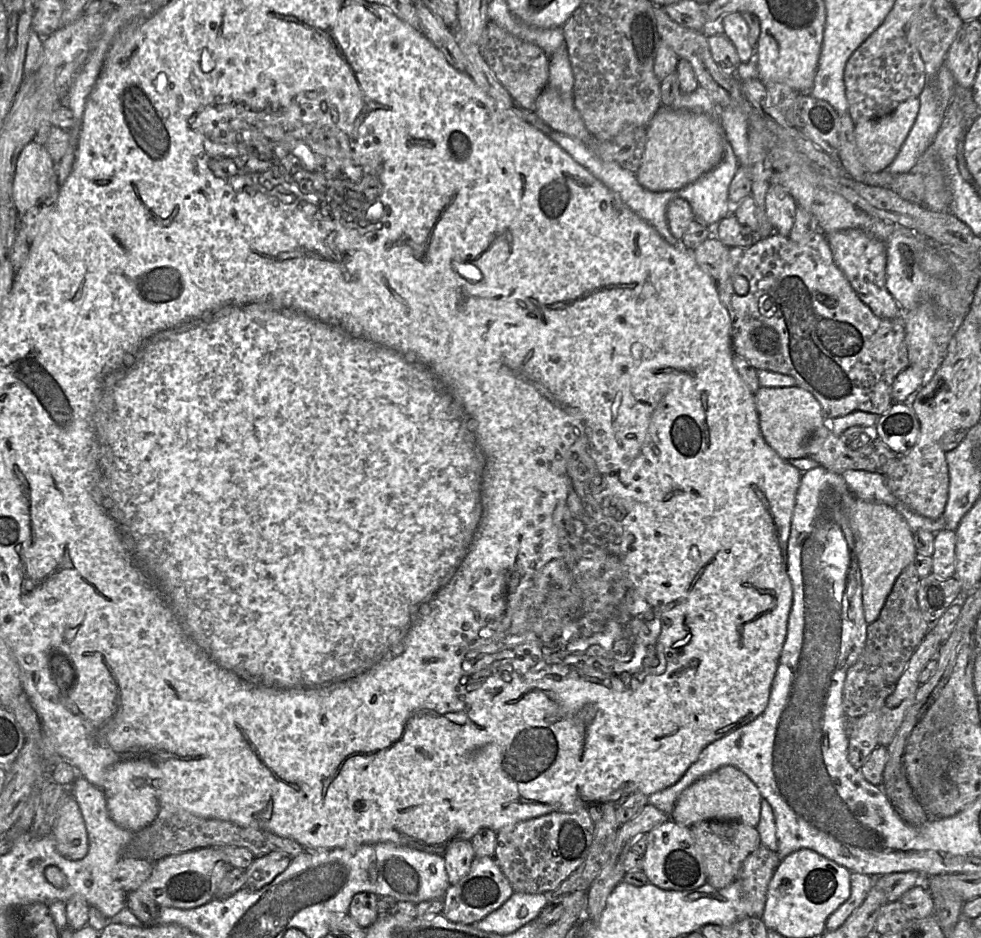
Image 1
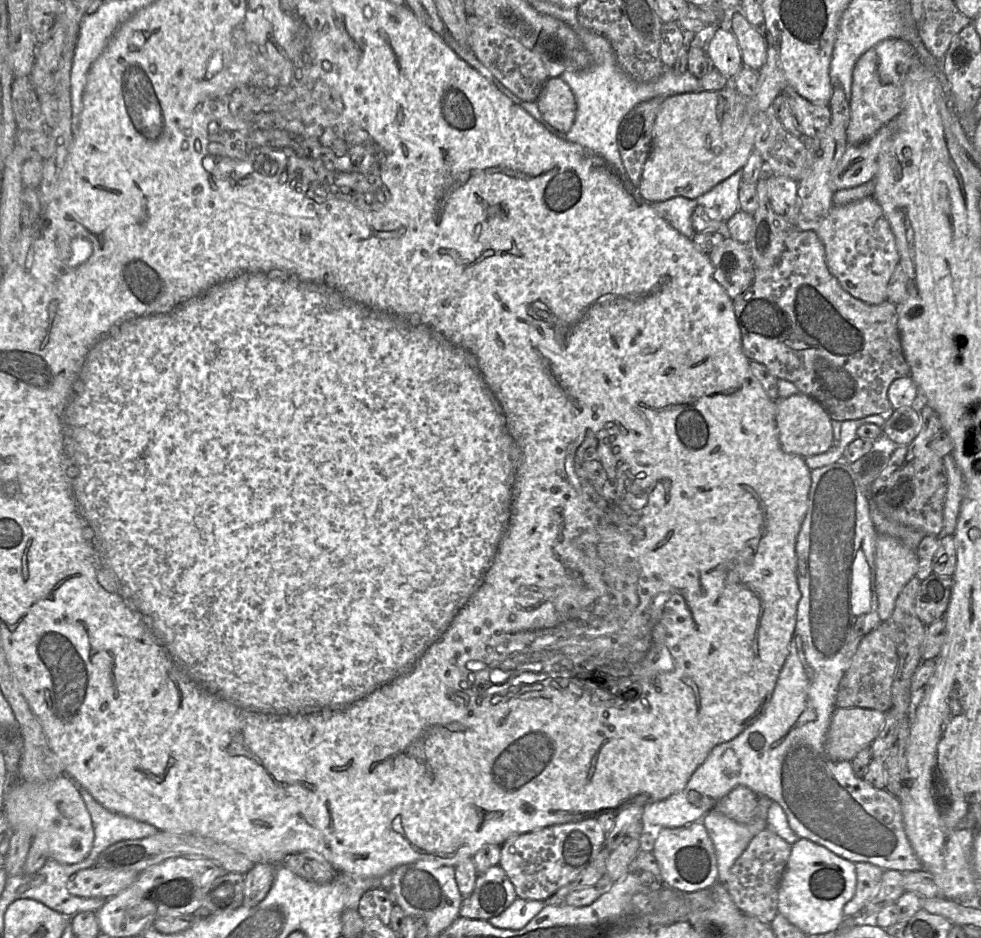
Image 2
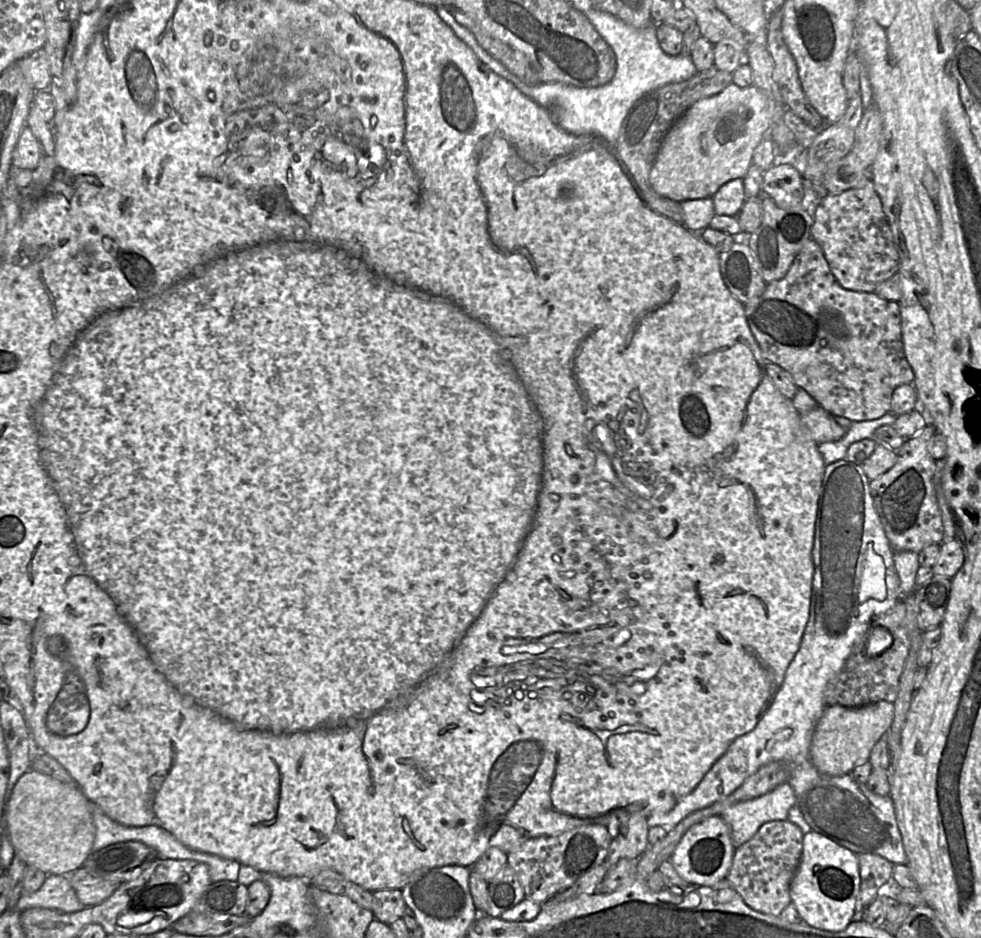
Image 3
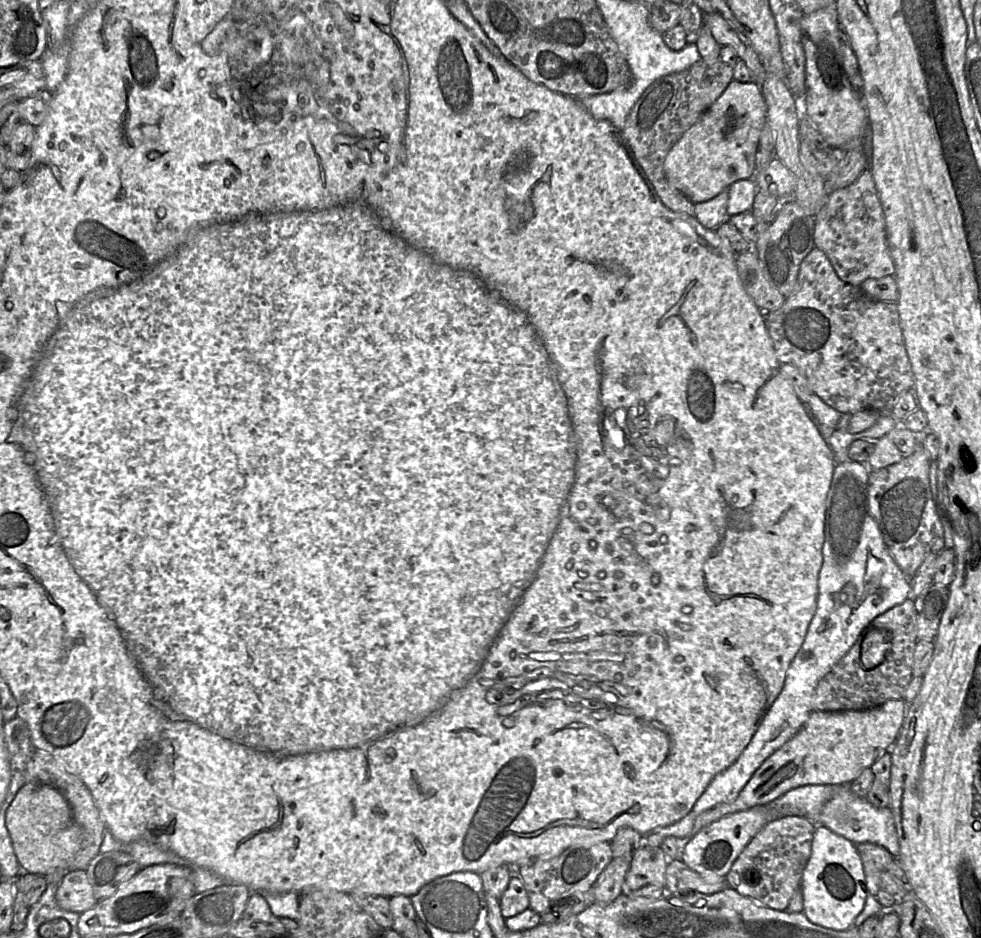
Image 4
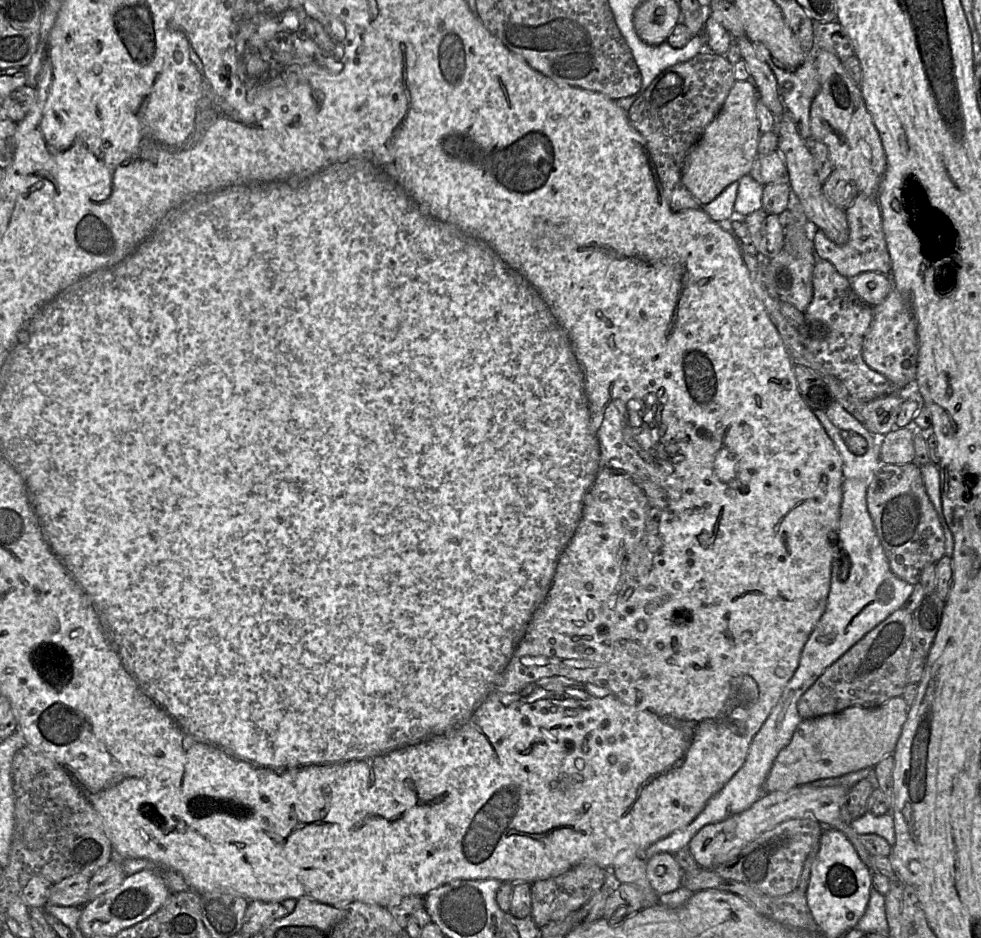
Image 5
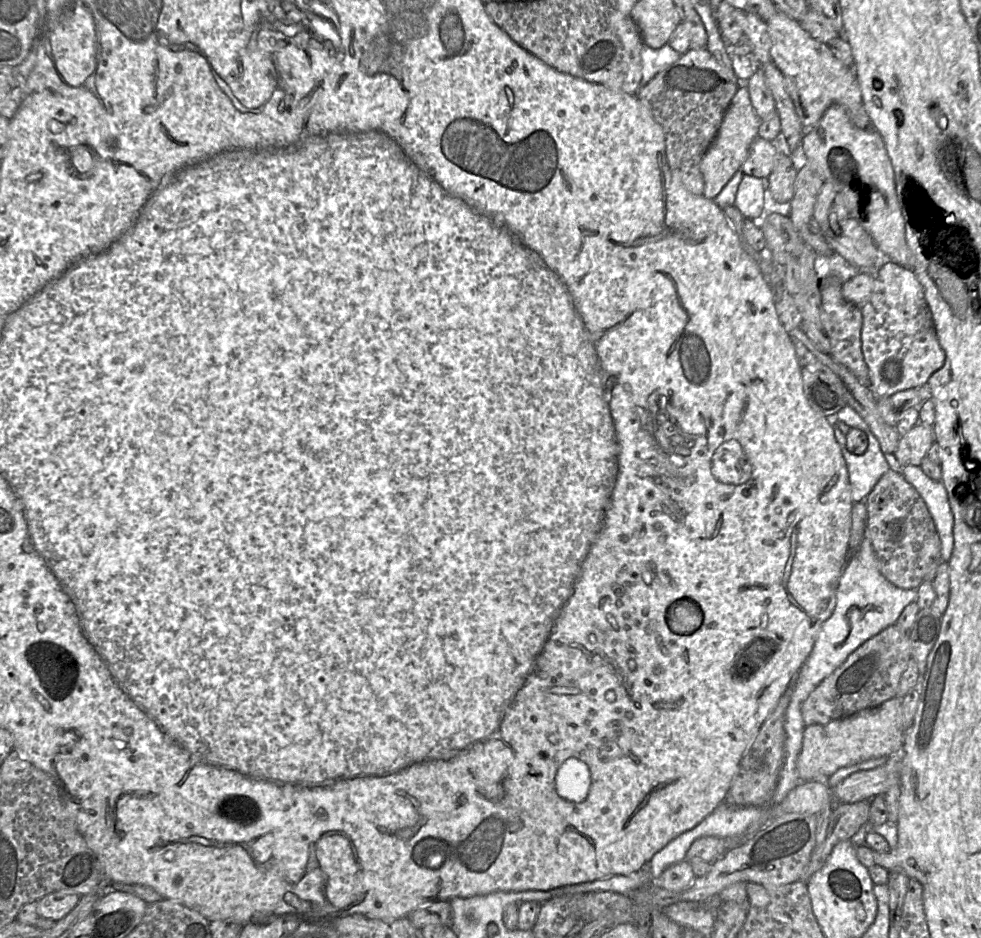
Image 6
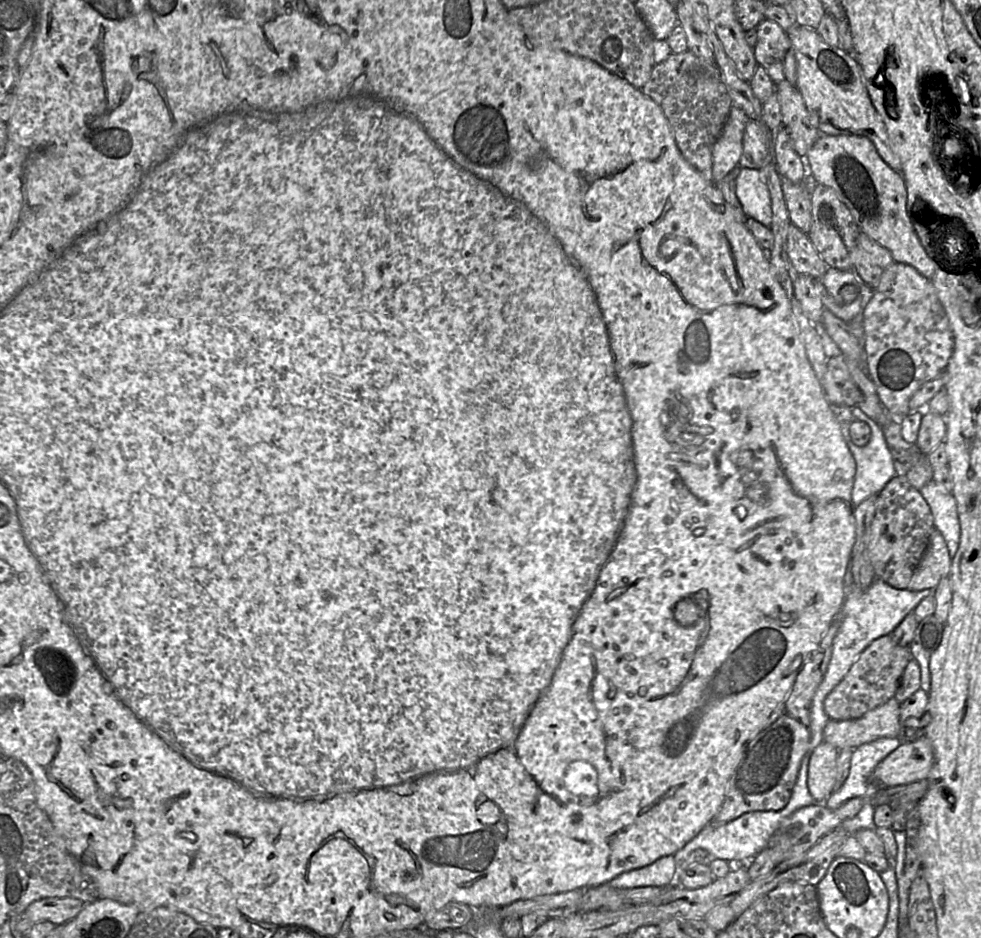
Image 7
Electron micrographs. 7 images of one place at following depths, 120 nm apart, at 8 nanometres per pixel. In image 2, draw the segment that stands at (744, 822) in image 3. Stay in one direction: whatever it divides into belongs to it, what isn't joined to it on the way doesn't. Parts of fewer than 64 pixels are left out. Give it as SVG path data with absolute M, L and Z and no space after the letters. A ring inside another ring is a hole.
M759 796L757 807L752 820L747 824L737 823L726 817L716 809L710 810L703 818L702 822L713 842L718 866L717 883L726 883L731 867L741 854L748 847L751 840L763 829L767 828L767 813L772 800L766 796Z

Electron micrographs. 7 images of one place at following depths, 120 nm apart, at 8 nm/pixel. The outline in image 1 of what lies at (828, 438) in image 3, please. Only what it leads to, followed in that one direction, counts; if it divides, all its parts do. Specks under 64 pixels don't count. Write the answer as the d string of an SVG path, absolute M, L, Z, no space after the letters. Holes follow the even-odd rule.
M798 386L760 387L754 396L760 430L767 444L785 460L808 457L808 441L825 423L821 405L815 397Z

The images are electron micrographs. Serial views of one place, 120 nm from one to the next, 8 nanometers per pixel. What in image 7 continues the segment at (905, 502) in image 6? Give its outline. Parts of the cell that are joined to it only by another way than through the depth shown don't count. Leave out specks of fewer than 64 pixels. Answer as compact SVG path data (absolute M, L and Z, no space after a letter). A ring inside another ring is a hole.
M894 476L878 493L871 524L868 556L876 578L896 589L907 589L934 529L930 507L920 491L904 478Z

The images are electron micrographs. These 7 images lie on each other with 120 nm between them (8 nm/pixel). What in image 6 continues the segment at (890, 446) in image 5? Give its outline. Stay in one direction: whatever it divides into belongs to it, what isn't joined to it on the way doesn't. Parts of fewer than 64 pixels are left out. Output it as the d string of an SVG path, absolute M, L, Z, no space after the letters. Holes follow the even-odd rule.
M918 423L900 437L895 457L903 468L909 465L919 466L934 442L933 426Z

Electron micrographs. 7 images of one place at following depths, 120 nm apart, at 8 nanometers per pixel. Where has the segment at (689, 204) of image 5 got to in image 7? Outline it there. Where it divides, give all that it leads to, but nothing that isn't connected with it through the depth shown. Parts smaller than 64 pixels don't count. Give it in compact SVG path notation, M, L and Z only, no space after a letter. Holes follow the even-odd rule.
M689 50L672 52L666 60L654 65L641 91L661 107L683 158L705 179L712 180L713 146L733 106L719 67Z

